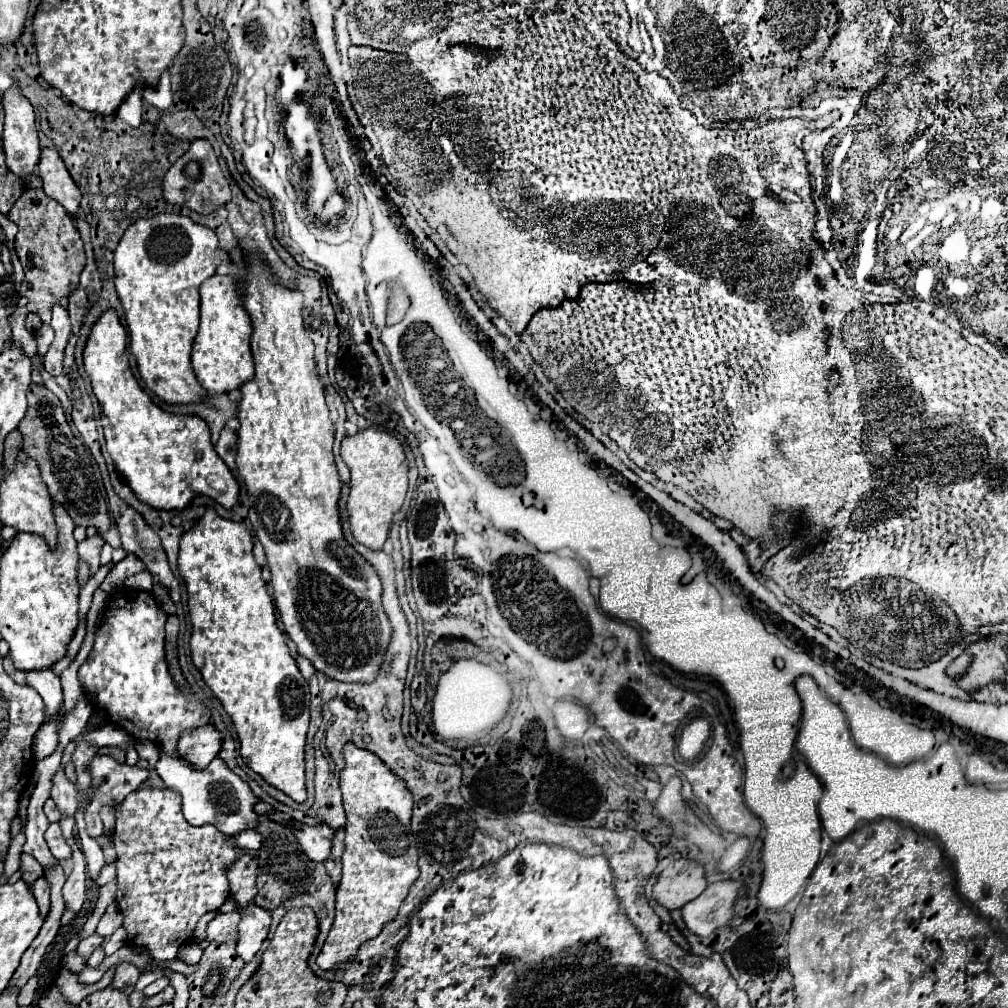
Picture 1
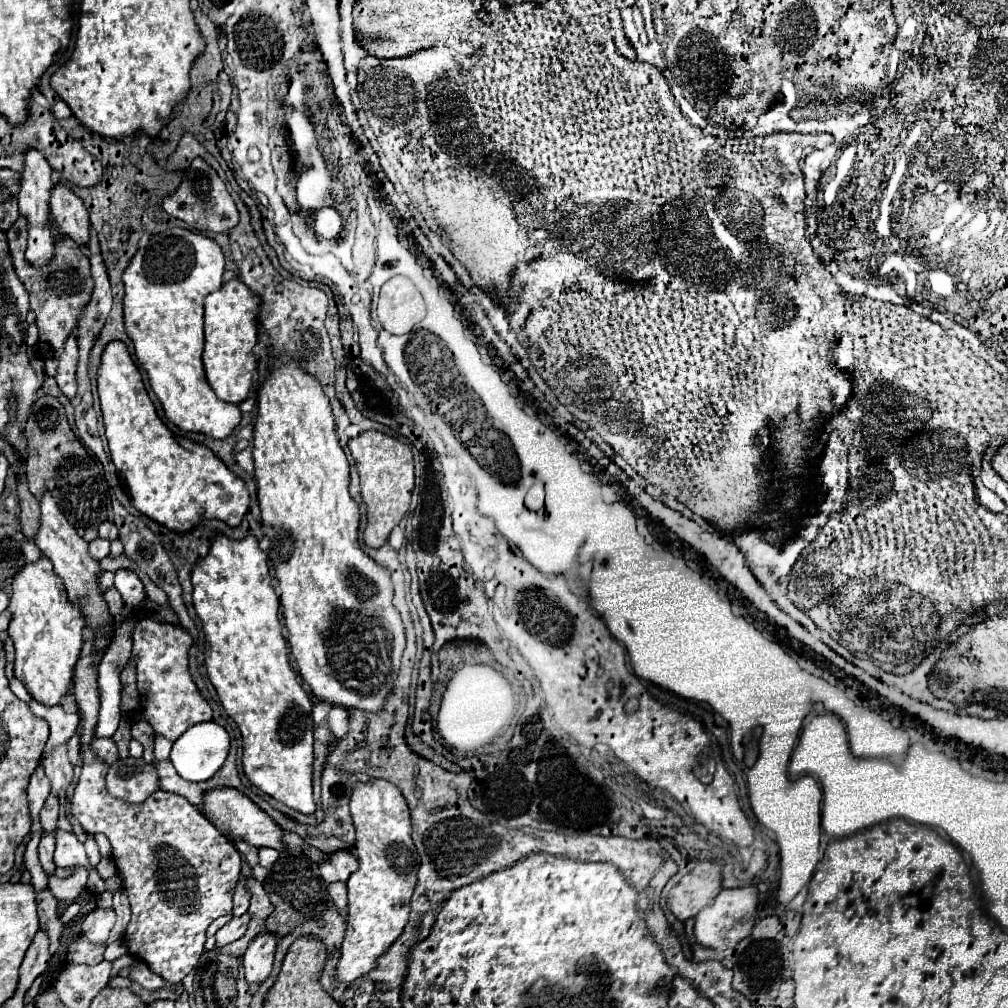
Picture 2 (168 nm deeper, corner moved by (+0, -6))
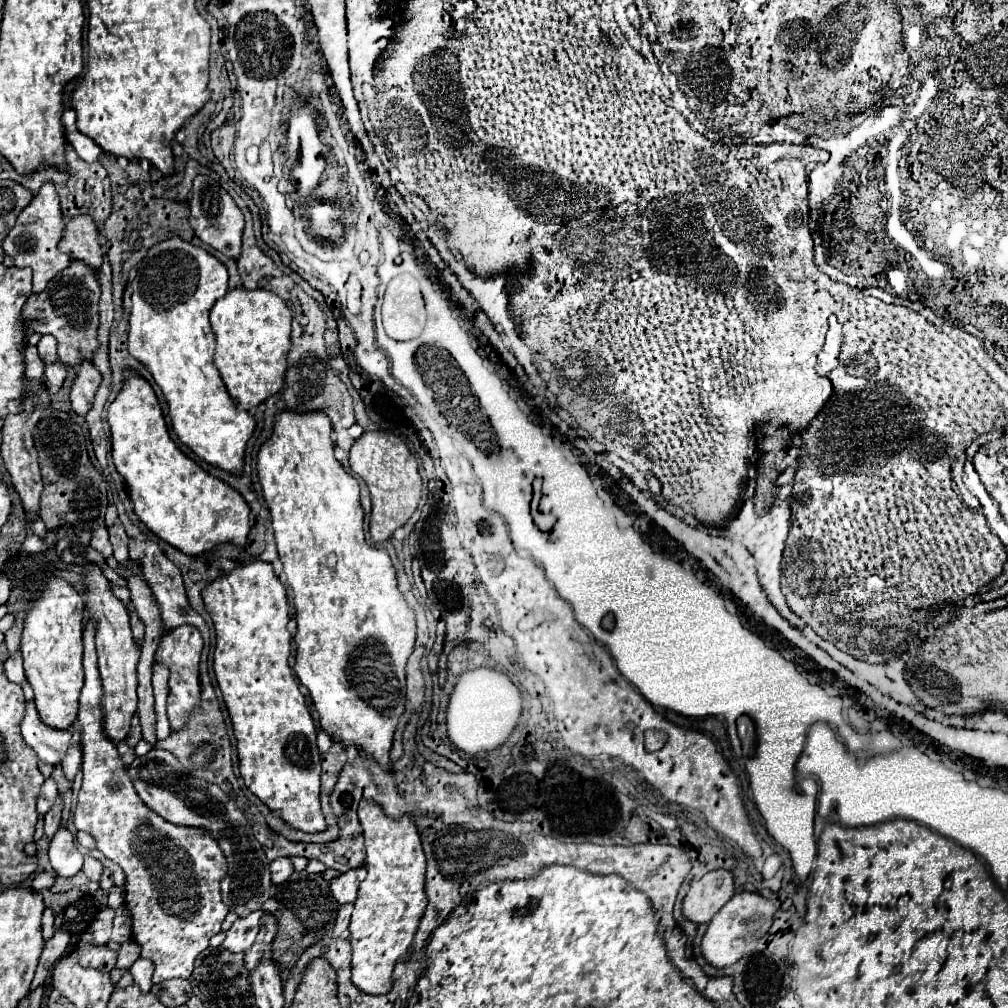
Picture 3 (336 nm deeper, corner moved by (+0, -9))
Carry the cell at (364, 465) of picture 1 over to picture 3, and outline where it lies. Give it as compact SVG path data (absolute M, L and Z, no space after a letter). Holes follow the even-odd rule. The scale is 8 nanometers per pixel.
M366 431L354 441L350 449L350 467L358 477L362 477L372 495L372 515L370 515L370 537L374 543L382 543L392 537L392 533L402 527L412 513L418 509L422 497L422 479L418 473L418 461L410 453L408 445L394 433L386 431Z

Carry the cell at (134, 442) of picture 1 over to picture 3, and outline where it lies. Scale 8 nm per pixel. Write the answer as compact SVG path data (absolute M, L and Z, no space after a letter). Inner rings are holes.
M134 371L124 373L126 383L108 409L112 431L112 459L126 479L138 519L186 555L202 555L218 545L246 545L250 531L250 507L230 485L206 473L170 439L160 401L152 385Z

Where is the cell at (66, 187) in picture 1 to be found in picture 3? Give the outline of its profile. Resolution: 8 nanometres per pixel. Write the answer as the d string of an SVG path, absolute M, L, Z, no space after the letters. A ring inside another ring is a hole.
M78 215L78 217L66 221L64 237L58 247L70 259L84 261L90 269L100 269L100 265L102 265L98 229L88 215Z

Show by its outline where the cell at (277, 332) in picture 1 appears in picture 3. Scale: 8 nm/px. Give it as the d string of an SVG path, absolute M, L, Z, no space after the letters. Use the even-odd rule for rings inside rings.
M284 411L276 417L274 435L258 453L258 479L272 515L274 539L294 593L298 631L294 671L310 691L320 713L320 729L344 747L356 747L392 771L390 749L398 719L406 709L406 661L414 651L416 615L398 589L396 569L386 549L374 549L364 539L364 511L358 481L334 457L332 423L324 413Z

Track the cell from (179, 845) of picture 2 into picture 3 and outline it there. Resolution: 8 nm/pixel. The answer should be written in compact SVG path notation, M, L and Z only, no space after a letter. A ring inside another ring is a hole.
M88 621L84 627L84 673L86 683L80 695L80 715L82 723L82 789L78 793L78 805L74 811L74 825L78 831L88 831L96 839L98 851L102 851L108 859L118 863L126 875L126 907L132 913L132 939L142 947L142 957L152 959L156 965L154 983L162 983L166 979L188 979L194 969L194 959L208 947L212 935L220 931L220 925L228 913L228 907L220 897L220 881L226 875L226 859L218 847L218 843L194 829L194 827L178 827L156 815L146 803L142 803L132 787L132 779L128 779L126 767L114 747L112 741L106 739L102 731L102 681L98 675L96 647L94 647L94 631L96 623Z

